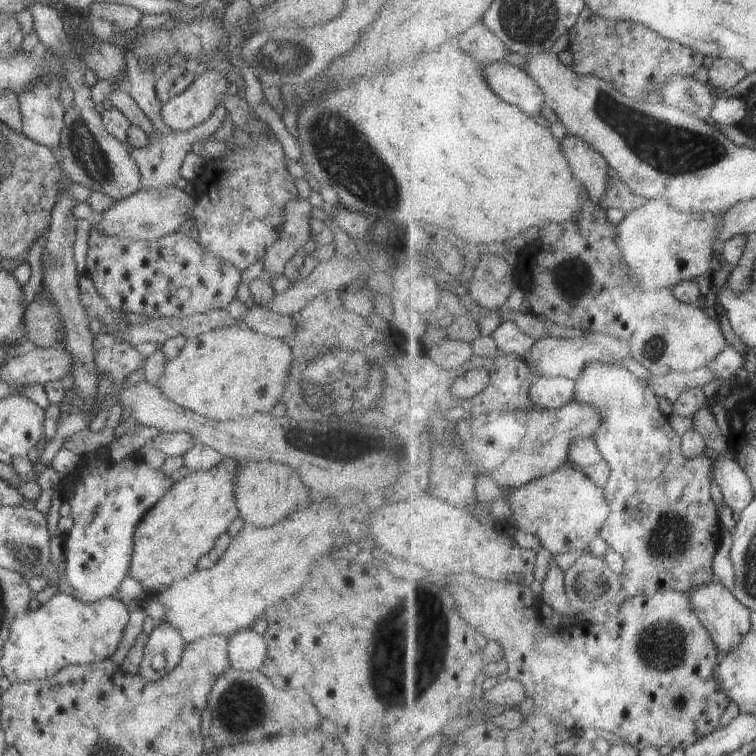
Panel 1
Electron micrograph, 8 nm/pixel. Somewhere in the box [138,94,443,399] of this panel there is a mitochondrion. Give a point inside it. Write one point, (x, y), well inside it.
(337, 140)

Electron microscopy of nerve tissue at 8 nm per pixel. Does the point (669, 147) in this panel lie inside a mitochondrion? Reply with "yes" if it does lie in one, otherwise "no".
yes

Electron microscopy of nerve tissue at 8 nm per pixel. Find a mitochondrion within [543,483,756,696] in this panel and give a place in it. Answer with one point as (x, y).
(661, 633)

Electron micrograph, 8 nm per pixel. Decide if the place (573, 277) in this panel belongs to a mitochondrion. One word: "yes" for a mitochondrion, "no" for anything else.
yes

